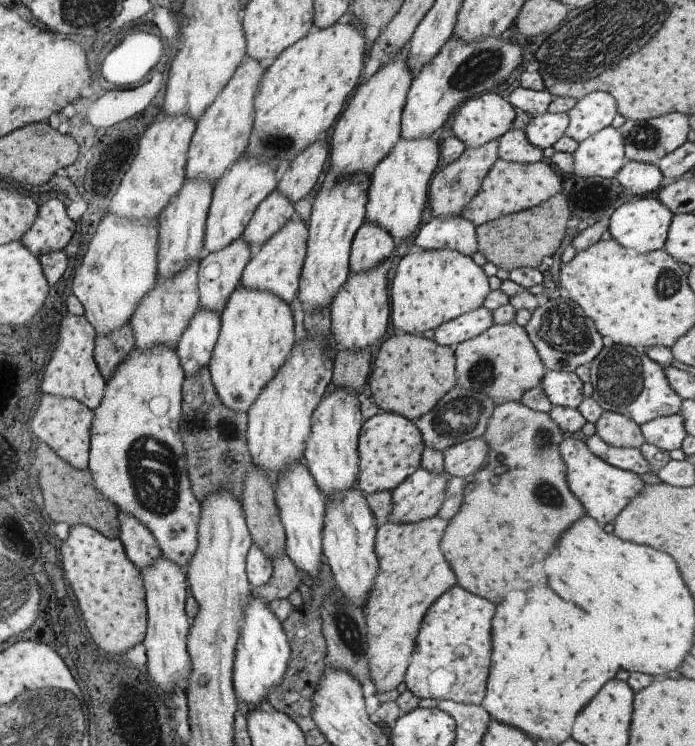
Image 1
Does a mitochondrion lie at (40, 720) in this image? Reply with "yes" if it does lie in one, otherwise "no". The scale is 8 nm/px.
yes

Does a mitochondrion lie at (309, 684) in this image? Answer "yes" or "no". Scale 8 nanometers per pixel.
no

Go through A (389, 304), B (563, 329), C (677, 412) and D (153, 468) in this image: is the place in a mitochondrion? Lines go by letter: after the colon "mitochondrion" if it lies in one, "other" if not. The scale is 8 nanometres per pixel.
A: other
B: mitochondrion
C: other
D: mitochondrion

